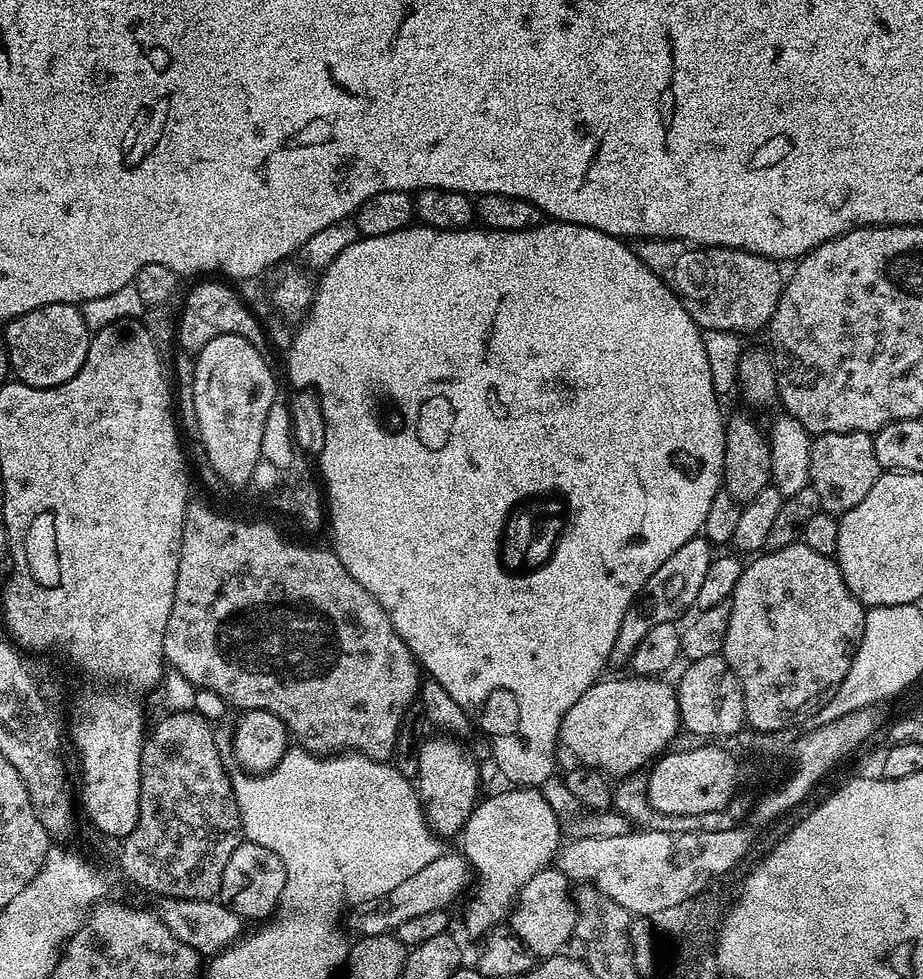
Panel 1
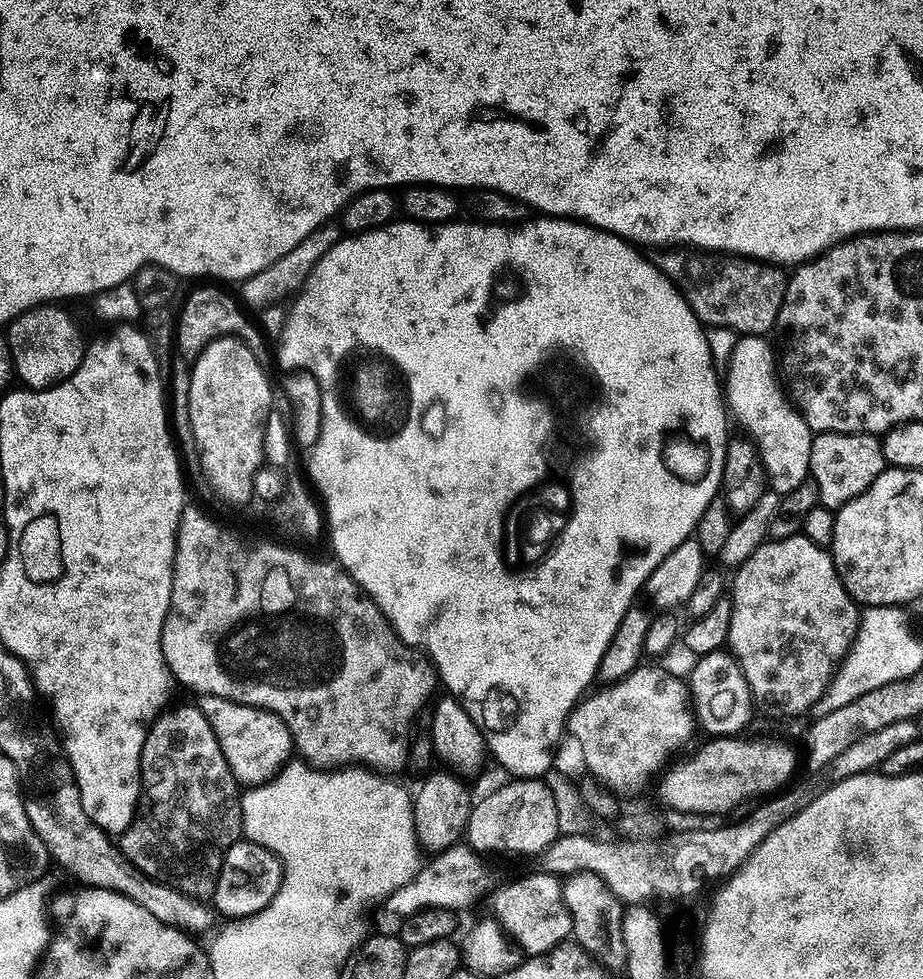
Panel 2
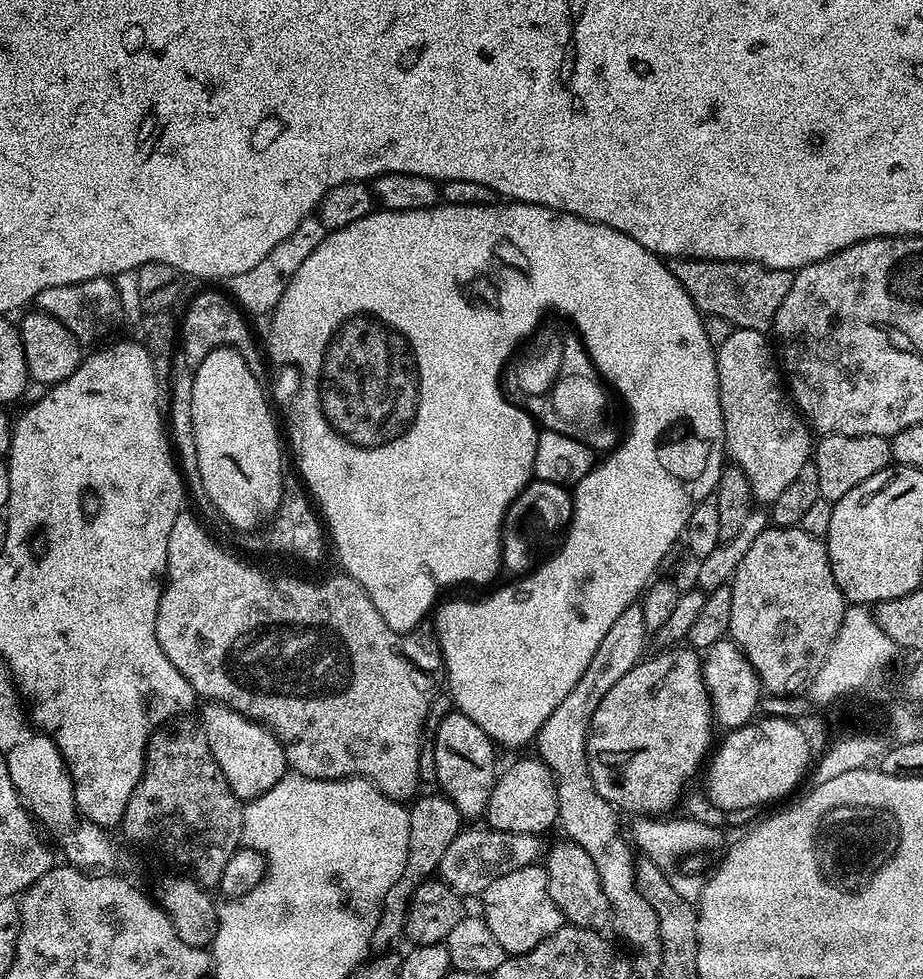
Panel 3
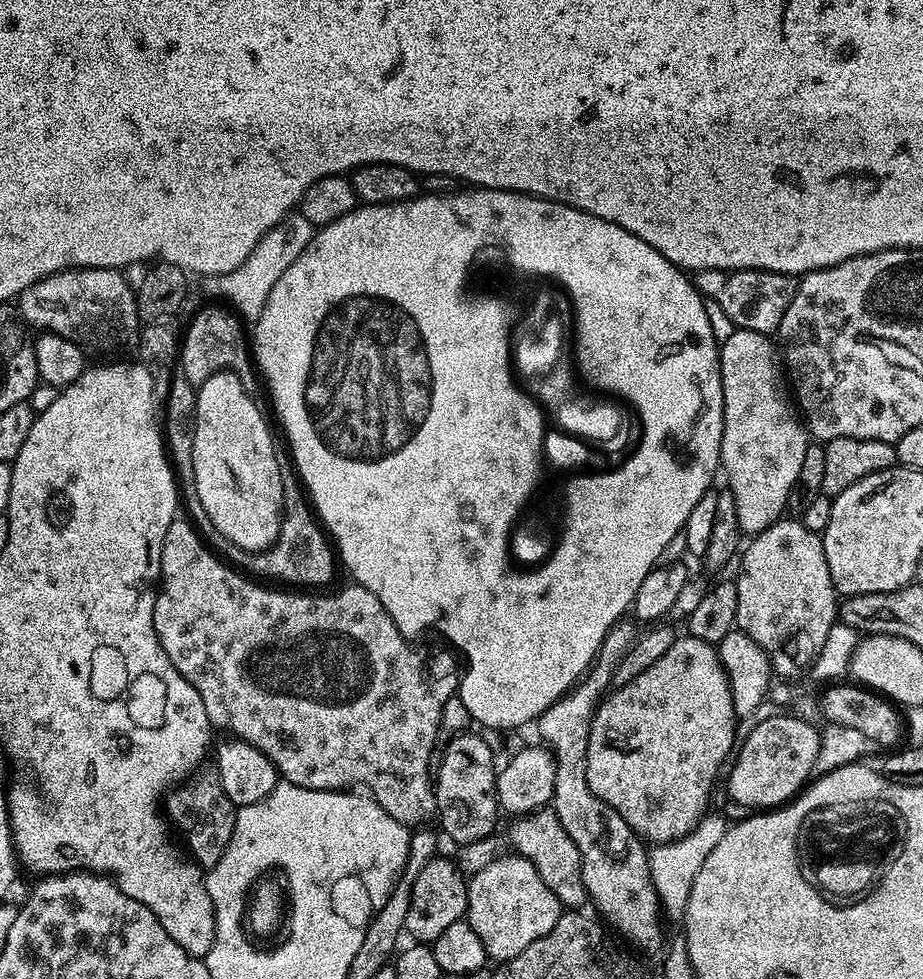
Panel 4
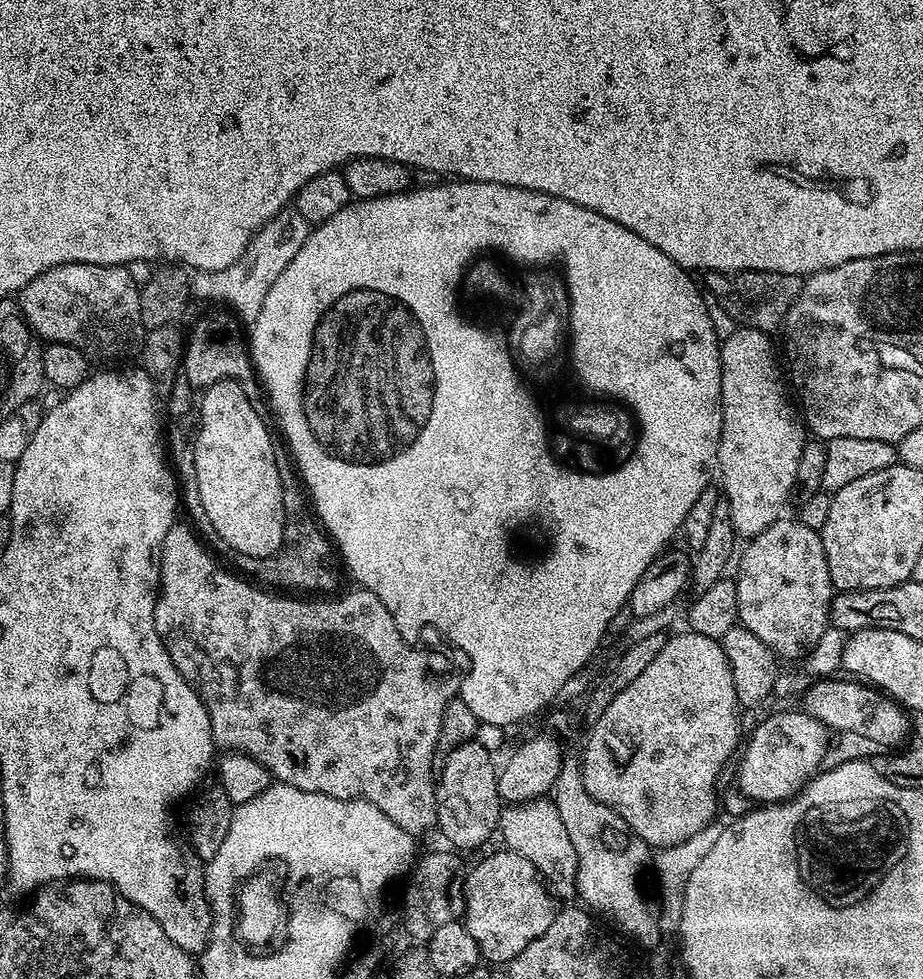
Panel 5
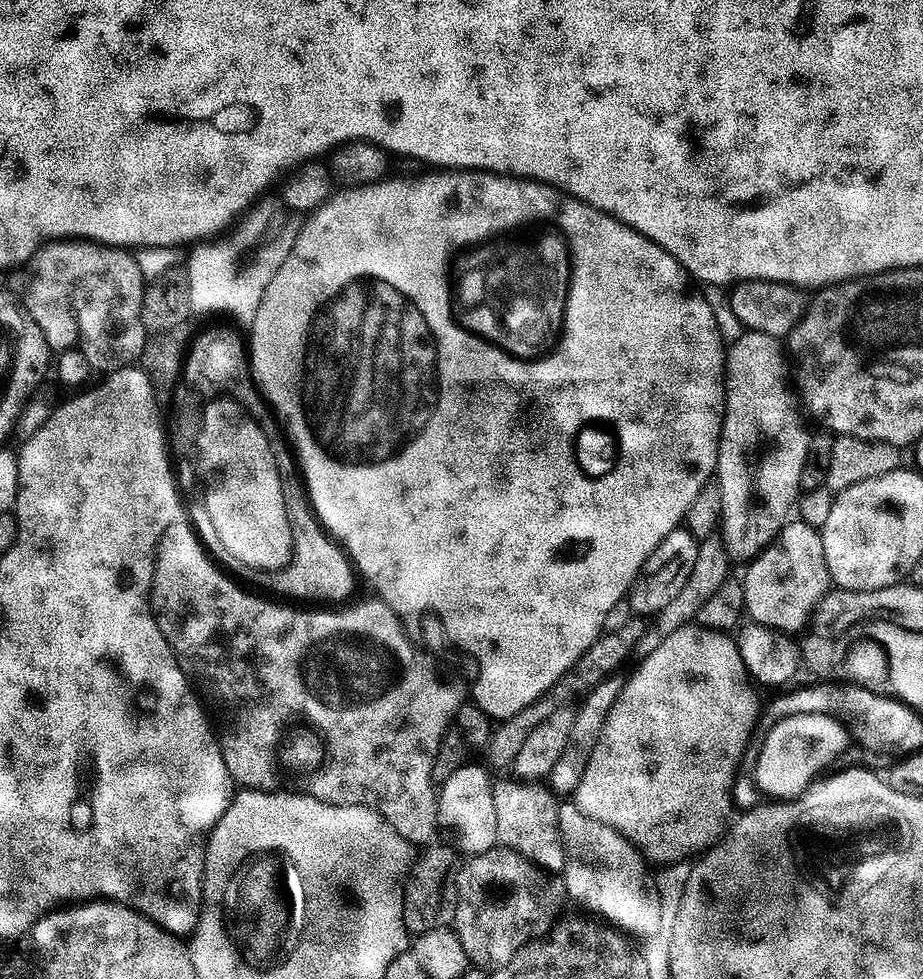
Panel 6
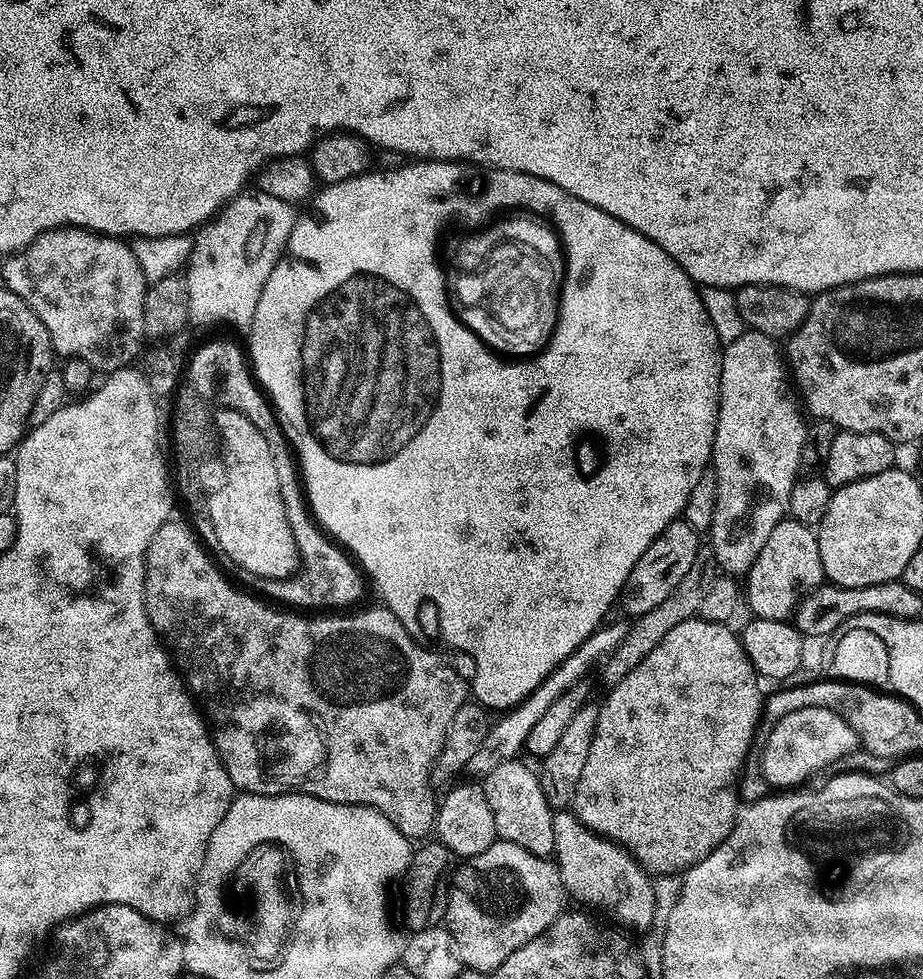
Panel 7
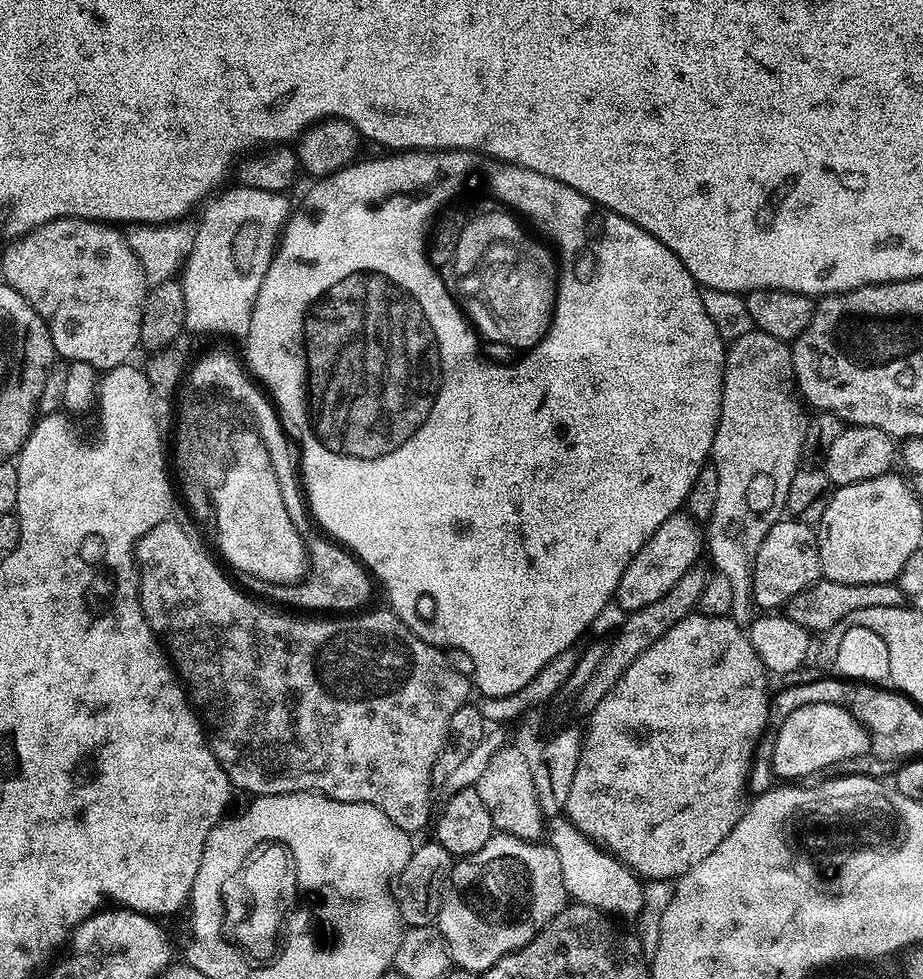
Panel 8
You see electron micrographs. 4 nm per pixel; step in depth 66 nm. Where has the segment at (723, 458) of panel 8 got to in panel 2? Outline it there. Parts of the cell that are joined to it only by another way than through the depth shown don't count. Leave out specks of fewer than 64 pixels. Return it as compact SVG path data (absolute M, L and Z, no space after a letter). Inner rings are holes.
M741 335L726 363L728 373L722 376L722 391L731 419L756 447L764 467L766 484L773 492L786 493L809 479L812 428L802 418L786 395L778 375L778 356L764 336Z

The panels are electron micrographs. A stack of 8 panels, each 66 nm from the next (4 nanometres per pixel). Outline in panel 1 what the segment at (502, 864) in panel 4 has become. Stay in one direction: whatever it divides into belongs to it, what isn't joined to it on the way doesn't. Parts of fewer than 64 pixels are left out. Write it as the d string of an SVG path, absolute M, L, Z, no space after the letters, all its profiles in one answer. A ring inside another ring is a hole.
M549 866L534 874L534 878L530 878L530 882L526 882L514 897L510 908L510 932L533 957L543 958L563 953L564 943L573 939L576 931L576 905L570 888L568 892L568 885L569 878L555 866Z

